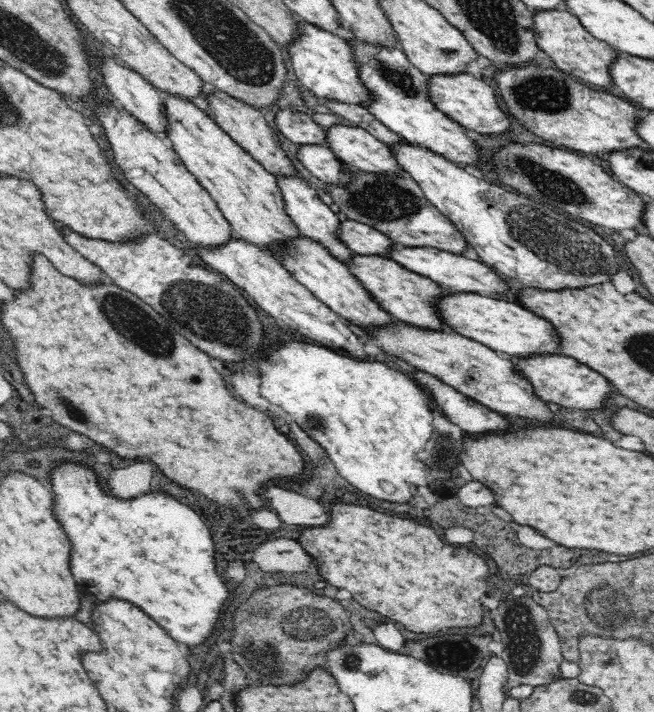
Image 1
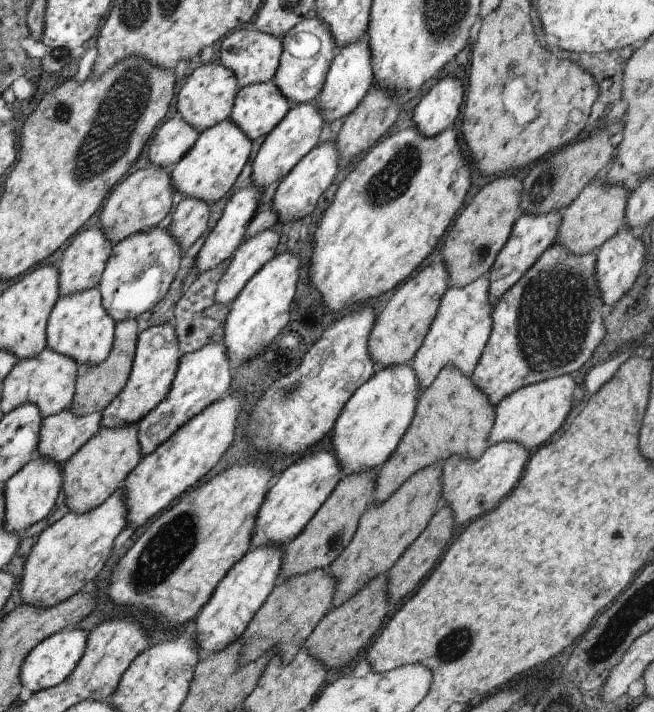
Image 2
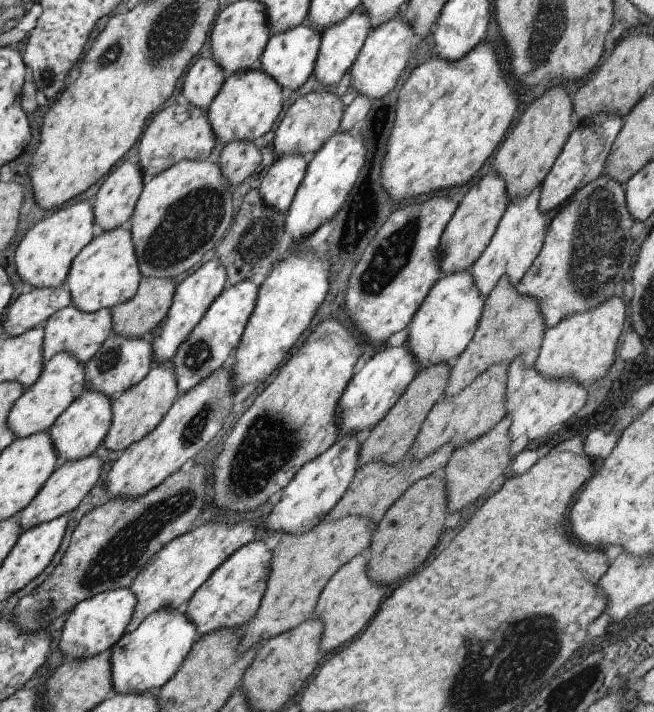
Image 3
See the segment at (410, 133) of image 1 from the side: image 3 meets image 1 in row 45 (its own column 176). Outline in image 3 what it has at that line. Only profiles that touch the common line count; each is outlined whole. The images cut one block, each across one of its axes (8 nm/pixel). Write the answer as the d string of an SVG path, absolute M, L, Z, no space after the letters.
M247 278L247 280L241 280L239 284L224 288L221 294L211 302L189 336L179 344L179 348L170 360L173 365L175 382L177 382L177 396L185 394L195 384L199 384L203 378L207 378L211 372L219 370L229 354L233 352L233 348L239 343L244 326L253 312L258 287L258 281Z

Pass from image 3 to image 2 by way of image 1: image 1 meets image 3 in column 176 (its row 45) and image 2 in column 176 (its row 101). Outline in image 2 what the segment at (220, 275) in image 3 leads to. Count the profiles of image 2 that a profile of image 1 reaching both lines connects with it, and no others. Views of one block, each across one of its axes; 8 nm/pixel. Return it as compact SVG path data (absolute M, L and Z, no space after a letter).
M159 324L143 330L136 340L133 363L123 389L102 412L102 426L134 425L148 414L167 395L178 368L180 353L175 330L171 324Z

